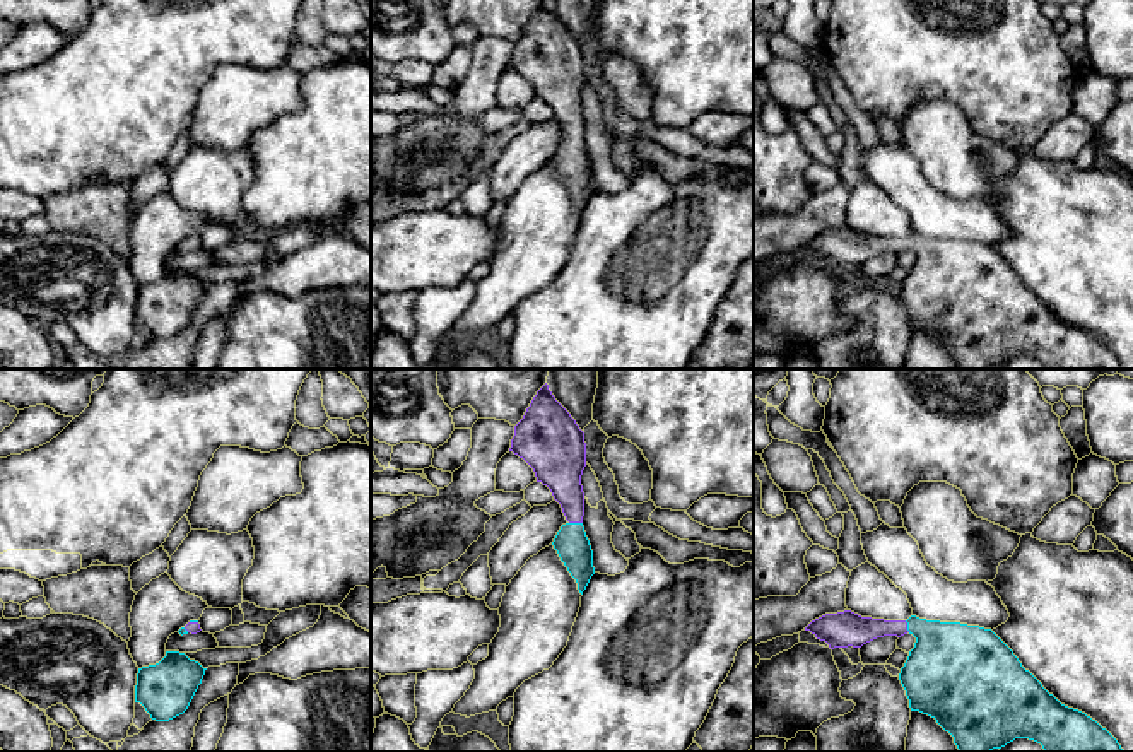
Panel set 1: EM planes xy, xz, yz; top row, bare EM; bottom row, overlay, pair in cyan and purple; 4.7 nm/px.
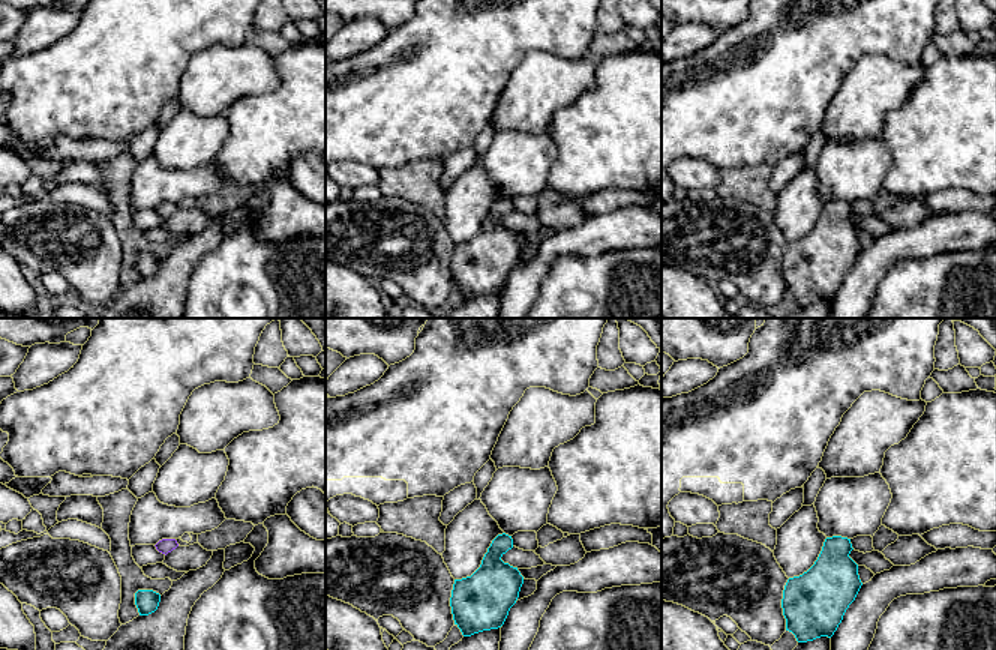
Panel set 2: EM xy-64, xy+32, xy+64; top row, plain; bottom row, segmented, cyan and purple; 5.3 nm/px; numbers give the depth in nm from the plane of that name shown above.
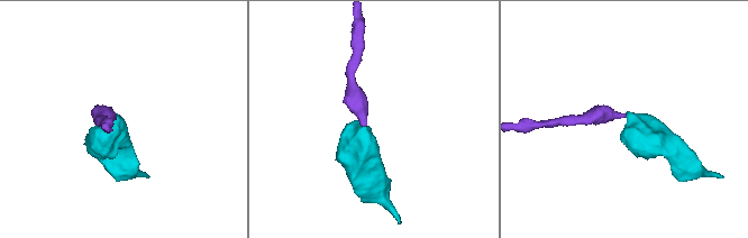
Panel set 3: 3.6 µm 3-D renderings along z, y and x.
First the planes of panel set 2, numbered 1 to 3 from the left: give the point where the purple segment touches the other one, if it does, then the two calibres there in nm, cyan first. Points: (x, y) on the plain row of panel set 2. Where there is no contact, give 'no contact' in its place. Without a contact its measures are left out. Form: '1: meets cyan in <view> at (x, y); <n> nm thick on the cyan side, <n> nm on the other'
1: no contact
2: no contact
3: no contact

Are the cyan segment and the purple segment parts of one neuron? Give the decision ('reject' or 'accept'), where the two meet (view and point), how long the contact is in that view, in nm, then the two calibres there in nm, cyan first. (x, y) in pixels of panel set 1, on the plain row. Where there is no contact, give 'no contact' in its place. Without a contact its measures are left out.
accept; contact xz (576, 140); length 60 nm; calibres 160 and 180 nm

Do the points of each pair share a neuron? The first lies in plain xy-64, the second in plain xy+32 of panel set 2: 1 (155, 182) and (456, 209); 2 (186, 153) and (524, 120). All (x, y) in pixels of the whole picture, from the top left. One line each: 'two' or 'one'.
1: one
2: two

